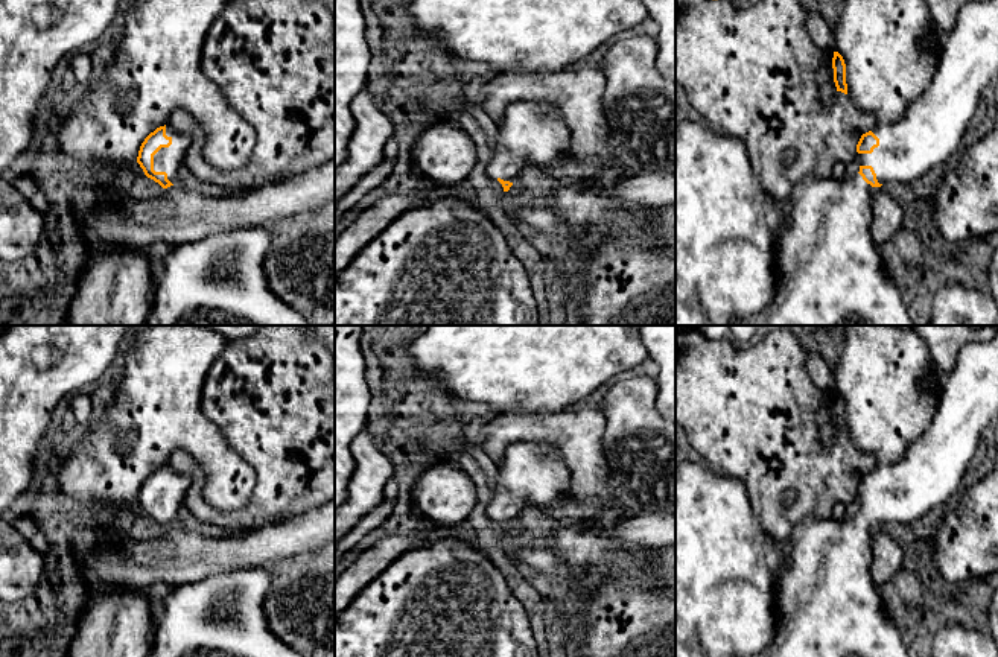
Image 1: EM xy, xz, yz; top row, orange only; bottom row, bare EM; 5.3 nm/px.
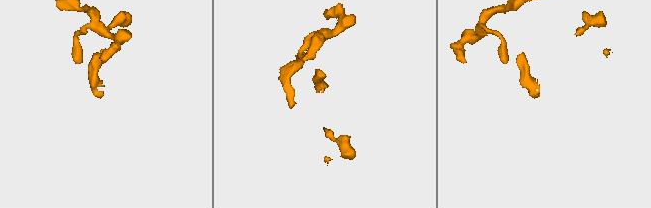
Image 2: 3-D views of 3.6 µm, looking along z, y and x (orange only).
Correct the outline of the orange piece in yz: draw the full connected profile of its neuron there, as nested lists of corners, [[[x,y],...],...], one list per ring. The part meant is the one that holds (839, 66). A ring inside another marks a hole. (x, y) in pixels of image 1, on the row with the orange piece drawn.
[[[834,52],[832,68],[834,68],[834,82],[835,82],[837,91],[847,94],[846,64],[843,56],[838,52]]]

